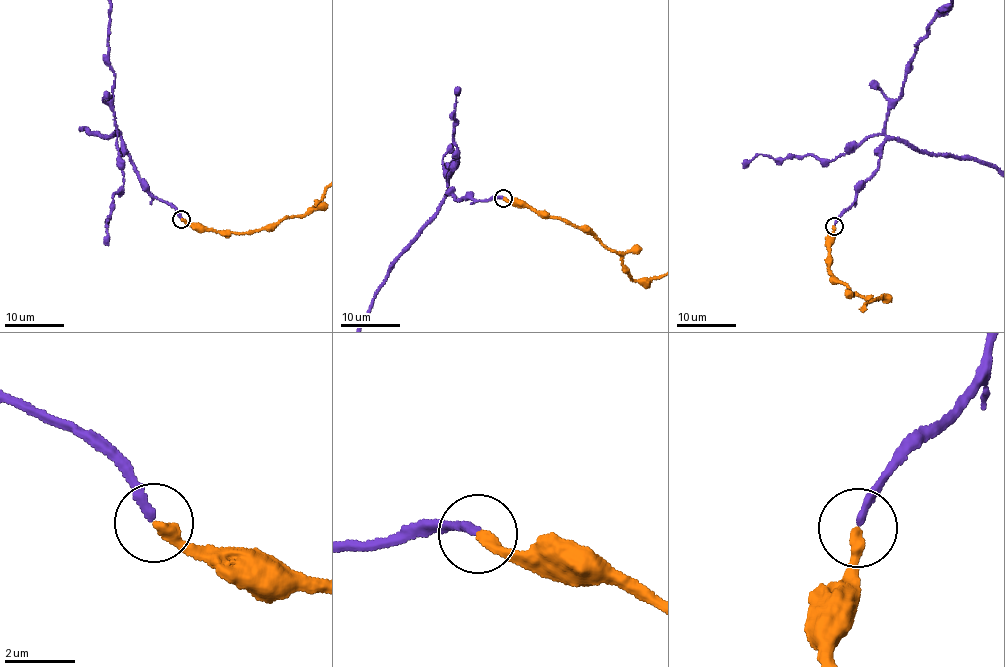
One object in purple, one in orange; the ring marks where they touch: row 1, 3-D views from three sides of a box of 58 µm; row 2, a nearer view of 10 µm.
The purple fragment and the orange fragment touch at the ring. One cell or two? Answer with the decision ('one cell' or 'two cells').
one cell

